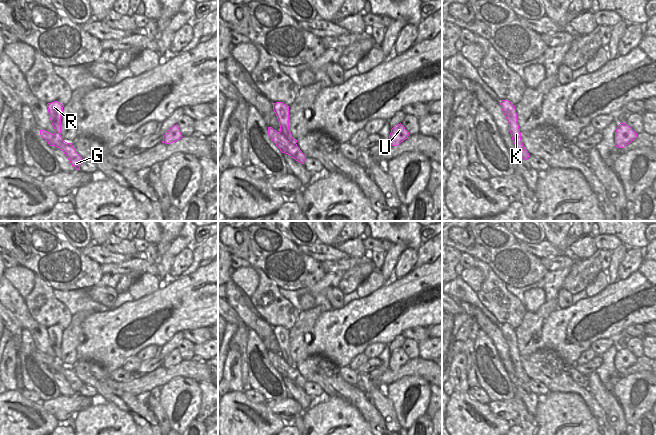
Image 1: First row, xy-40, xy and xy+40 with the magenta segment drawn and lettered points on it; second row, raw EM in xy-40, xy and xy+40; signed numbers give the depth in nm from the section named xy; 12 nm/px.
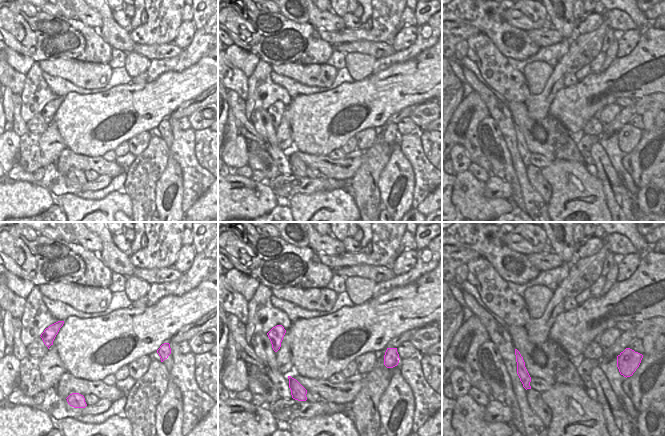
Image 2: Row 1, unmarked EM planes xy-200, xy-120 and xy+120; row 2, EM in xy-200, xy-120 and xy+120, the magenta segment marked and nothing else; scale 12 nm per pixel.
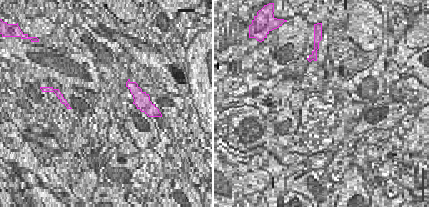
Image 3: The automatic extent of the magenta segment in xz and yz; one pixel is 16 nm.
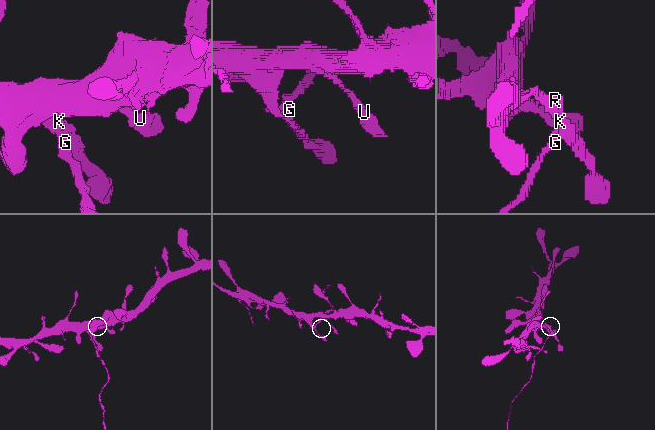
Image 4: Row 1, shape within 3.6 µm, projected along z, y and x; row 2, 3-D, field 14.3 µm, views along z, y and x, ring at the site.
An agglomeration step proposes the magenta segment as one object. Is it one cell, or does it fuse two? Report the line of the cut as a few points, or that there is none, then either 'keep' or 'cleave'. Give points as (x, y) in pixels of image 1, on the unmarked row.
cut xy (280, 355), (291, 366), (295, 367); cleave

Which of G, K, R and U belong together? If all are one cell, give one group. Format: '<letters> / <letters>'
G / K R U

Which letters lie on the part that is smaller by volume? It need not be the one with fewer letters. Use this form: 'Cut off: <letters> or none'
Cut off: G

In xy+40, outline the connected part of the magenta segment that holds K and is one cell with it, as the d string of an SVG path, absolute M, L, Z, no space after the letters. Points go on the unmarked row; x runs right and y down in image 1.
M502 324L501 333L509 347L509 355L516 371L522 371L521 356L517 347L517 337L515 330L508 324Z

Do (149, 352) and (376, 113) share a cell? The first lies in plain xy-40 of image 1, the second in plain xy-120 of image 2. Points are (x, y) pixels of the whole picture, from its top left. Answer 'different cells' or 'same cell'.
different cells

